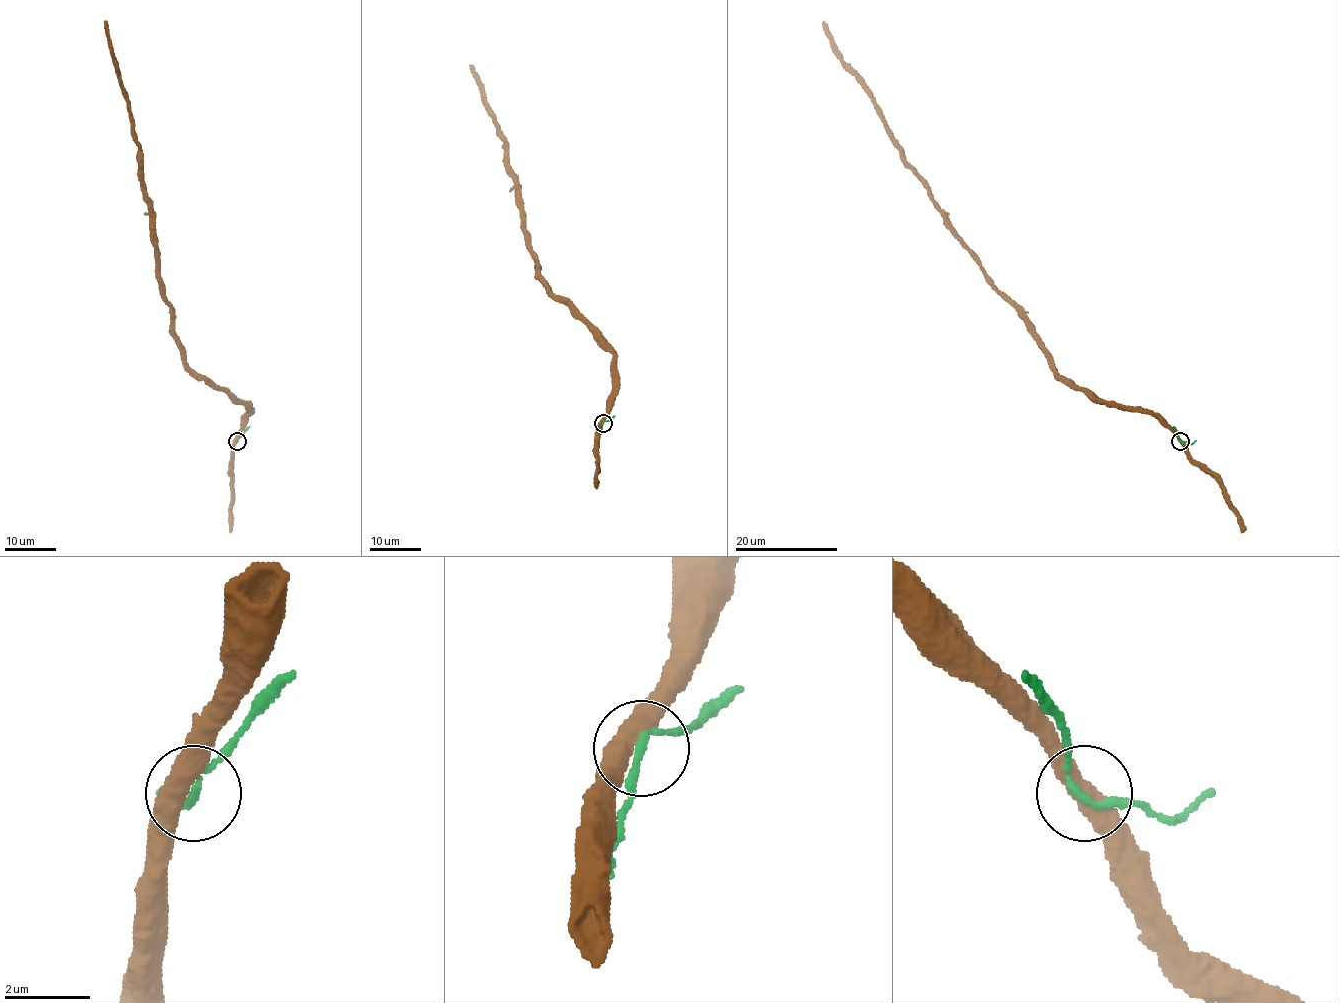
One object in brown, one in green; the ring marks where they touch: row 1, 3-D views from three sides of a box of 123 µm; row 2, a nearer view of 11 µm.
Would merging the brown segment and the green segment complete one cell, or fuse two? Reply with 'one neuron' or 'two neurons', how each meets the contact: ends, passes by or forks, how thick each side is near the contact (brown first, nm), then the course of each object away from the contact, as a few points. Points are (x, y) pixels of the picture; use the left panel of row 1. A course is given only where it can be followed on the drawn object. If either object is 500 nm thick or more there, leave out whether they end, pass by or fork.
two neurons | brown passes by | green passes by | 480/160 nm | brown via (236, 441), (248, 407), (213, 389), (188, 364), (175, 334), (139, 145), (131, 135), (129, 104), (105, 20) | green via (237, 441), (249, 426)

